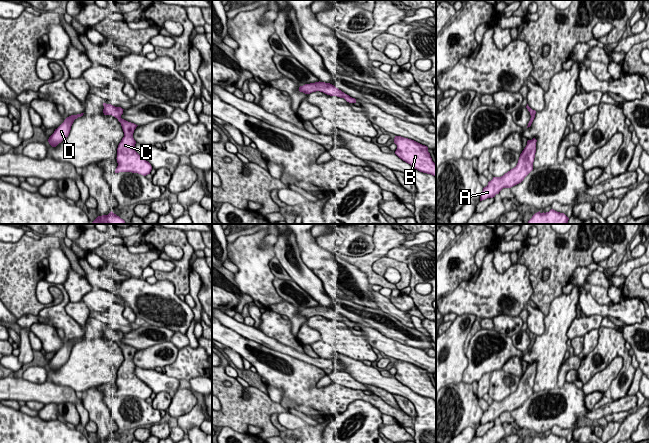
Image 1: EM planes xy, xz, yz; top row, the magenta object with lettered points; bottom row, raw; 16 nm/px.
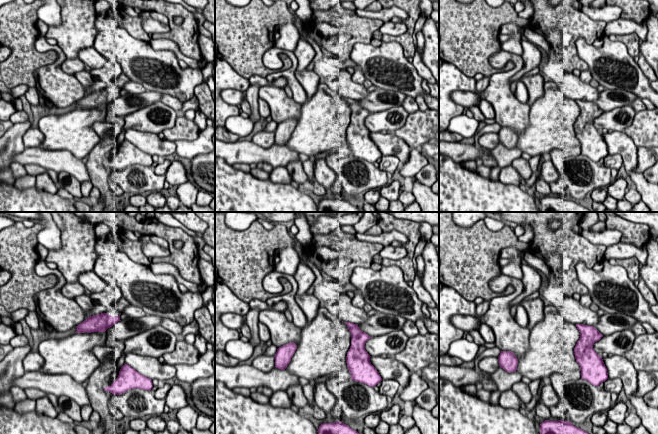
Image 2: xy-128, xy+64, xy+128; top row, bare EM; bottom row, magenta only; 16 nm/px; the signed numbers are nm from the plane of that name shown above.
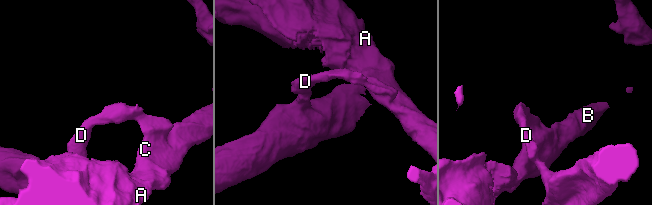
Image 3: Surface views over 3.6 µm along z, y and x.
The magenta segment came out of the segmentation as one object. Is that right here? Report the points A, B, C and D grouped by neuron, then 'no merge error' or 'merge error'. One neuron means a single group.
A B C / D; merge error

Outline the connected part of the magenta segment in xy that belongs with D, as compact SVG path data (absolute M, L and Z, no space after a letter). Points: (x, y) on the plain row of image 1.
M84 337L77 338L77 339L71 339L67 341L64 346L55 353L54 357L49 361L48 366L52 371L56 371L59 367L61 367L63 364L65 364L71 354L71 350L75 343L78 341L83 340Z

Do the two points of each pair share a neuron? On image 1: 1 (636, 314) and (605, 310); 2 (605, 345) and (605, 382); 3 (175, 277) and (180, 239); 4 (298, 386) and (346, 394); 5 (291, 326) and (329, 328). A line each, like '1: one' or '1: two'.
1: one
2: two
3: one
4: one
5: two

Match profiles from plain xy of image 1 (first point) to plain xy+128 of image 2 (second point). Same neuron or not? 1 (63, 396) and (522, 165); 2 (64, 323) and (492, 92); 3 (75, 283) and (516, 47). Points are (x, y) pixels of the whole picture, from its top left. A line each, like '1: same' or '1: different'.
1: different
2: same
3: different

